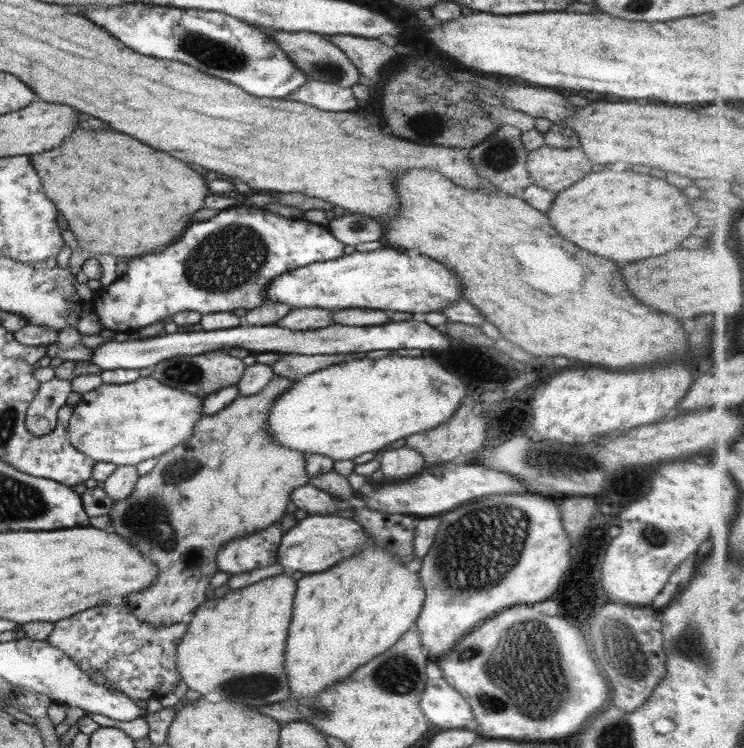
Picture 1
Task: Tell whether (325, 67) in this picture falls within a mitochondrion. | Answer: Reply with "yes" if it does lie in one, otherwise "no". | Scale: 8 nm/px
yes

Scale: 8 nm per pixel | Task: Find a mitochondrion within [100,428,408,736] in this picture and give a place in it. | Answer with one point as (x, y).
(139, 517)

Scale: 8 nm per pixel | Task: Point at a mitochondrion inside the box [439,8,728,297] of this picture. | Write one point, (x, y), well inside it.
(500, 155)

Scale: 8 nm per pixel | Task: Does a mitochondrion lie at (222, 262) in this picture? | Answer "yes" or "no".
yes

